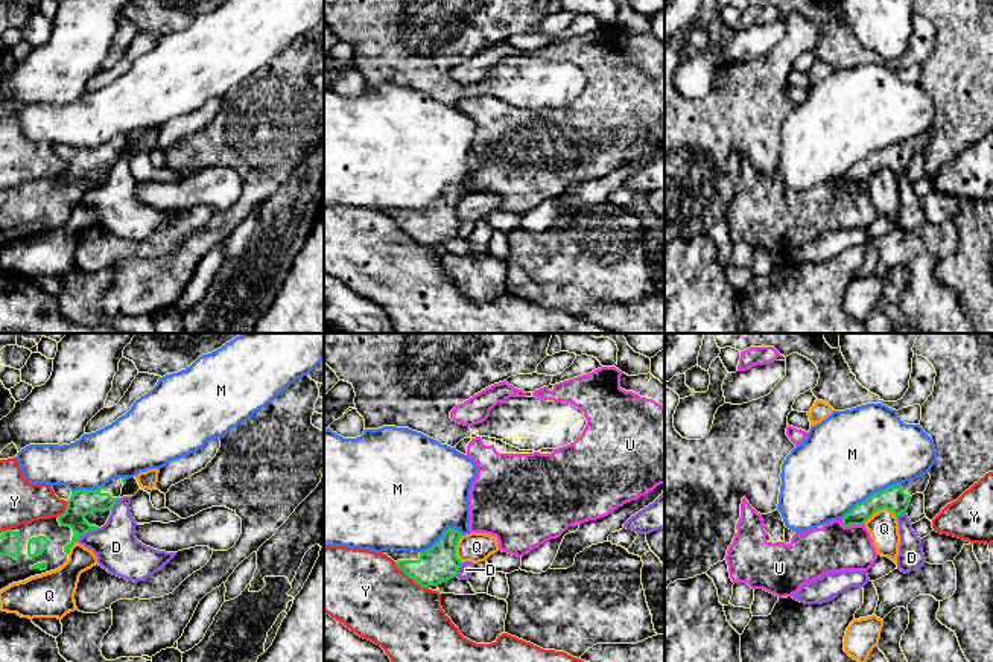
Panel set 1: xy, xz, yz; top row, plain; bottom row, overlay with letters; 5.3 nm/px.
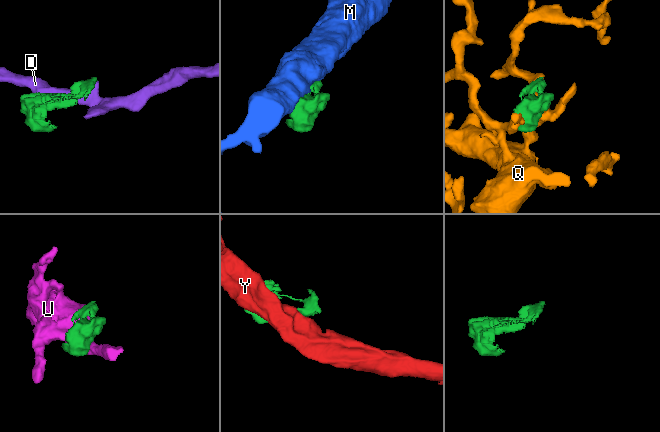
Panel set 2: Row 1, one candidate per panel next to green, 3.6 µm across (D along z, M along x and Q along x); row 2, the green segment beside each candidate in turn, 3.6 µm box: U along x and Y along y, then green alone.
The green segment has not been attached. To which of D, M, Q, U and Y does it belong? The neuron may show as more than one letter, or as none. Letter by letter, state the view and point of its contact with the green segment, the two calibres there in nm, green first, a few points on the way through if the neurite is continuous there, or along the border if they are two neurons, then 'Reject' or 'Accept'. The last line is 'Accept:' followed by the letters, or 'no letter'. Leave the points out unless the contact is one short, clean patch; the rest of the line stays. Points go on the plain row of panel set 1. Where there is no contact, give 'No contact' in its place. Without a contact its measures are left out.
D: Touches green at xy (87, 190). Thickness 140 nm (green) against 240 nm. Reject
M: Touches green at yz (872, 154). Thickness 130 nm (green) against 460 nm. Reject
Q: Touches green at yz (879, 168). Thickness 130 nm (green) against 160 nm. Reject
U: Touches green at yz (852, 183). Thickness 120 nm (green) against 260 nm. Reject
Y: Touches green at xz (411, 236). Thickness 190 nm (green) against 420 nm. Reject
Accept: no letter

